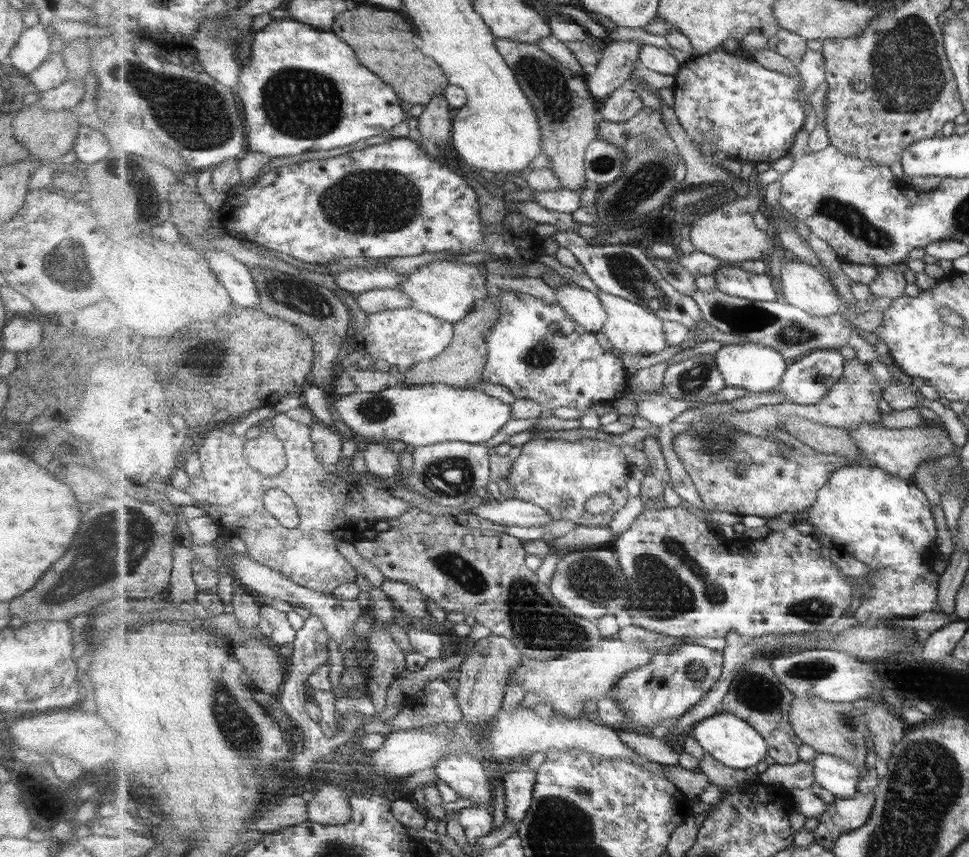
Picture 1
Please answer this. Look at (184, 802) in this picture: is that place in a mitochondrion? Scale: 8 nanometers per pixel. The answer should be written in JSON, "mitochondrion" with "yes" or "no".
{"mitochondrion":"no"}

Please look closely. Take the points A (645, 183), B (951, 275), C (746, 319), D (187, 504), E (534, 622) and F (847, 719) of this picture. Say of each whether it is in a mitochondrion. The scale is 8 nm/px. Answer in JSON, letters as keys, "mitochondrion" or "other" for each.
{"A":"mitochondrion","B":"other","C":"mitochondrion","D":"other","E":"mitochondrion","F":"mitochondrion"}

